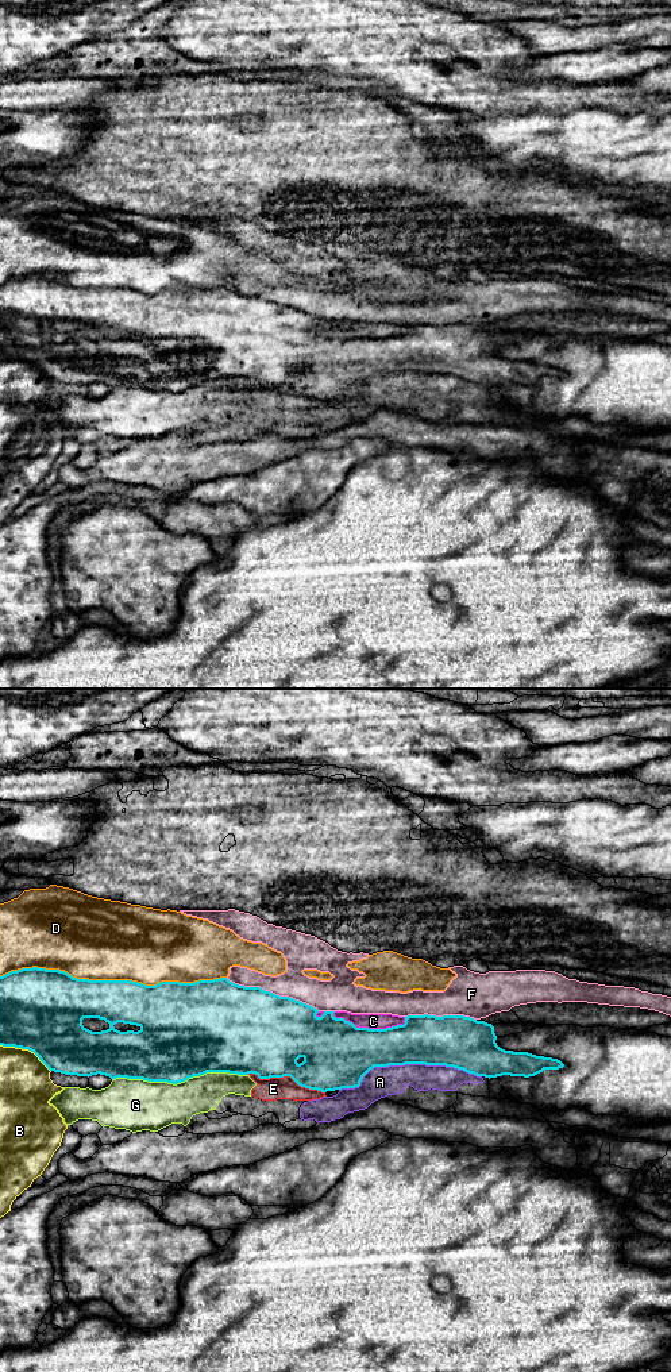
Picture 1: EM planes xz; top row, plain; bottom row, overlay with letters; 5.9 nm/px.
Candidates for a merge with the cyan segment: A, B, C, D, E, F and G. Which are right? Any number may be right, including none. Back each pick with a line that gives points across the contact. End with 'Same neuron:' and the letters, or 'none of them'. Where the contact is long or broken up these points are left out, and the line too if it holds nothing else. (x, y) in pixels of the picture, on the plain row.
Same neuron: none of them

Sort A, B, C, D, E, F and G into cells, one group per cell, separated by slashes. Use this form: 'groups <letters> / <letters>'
groups A E G / B / C / D / F

